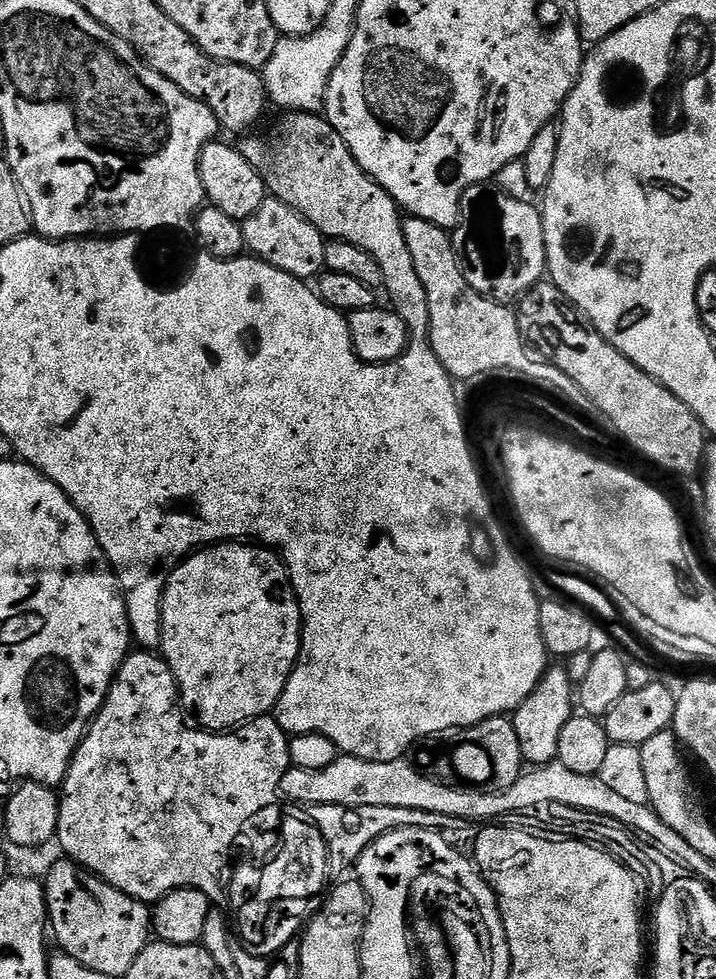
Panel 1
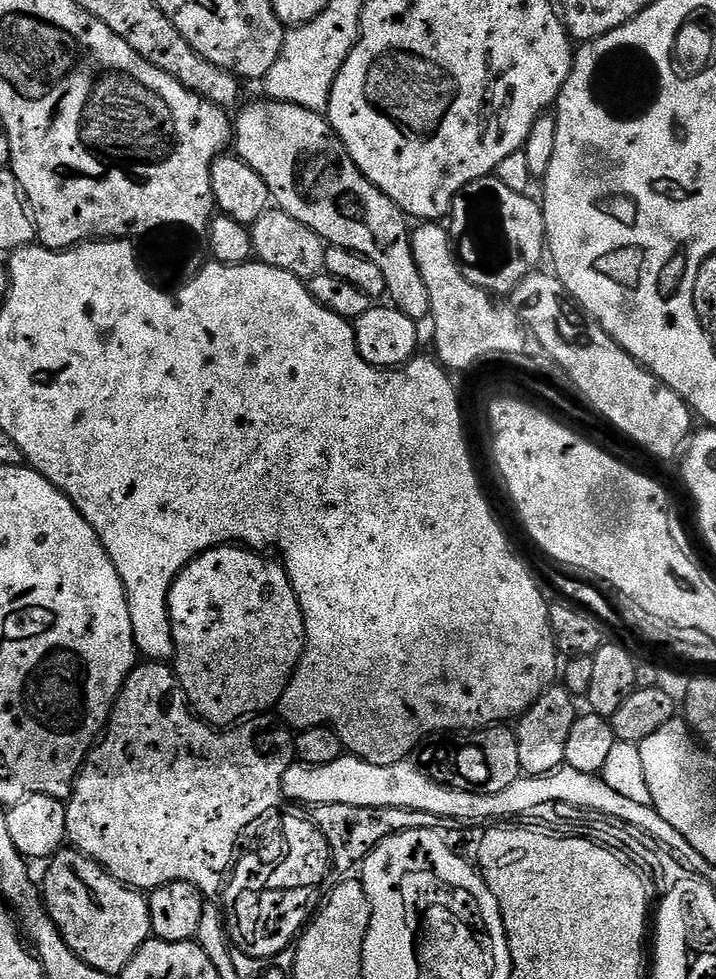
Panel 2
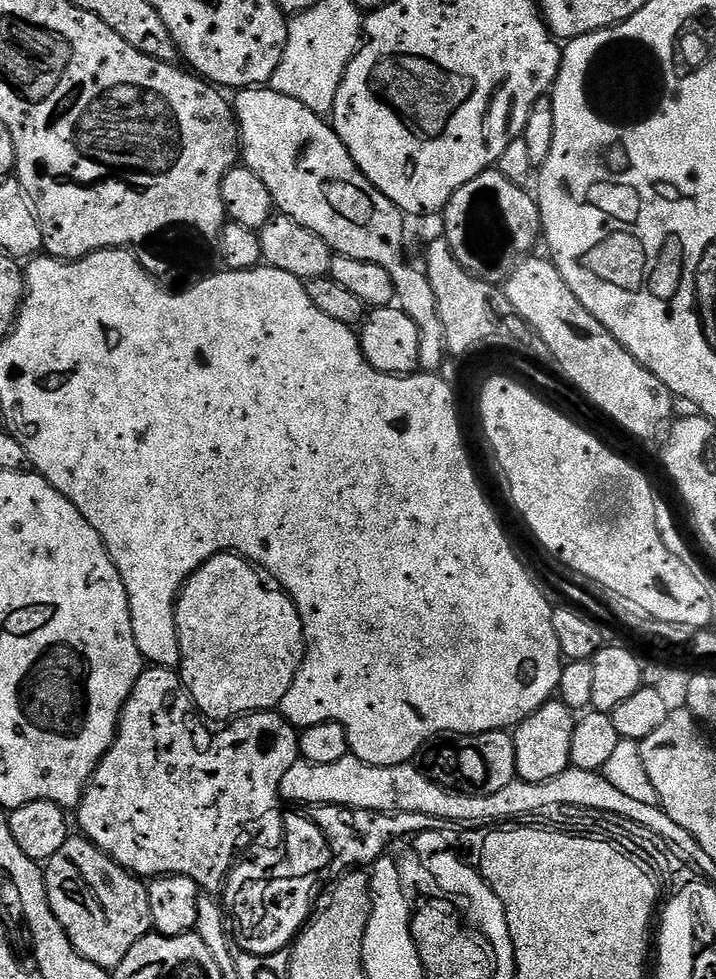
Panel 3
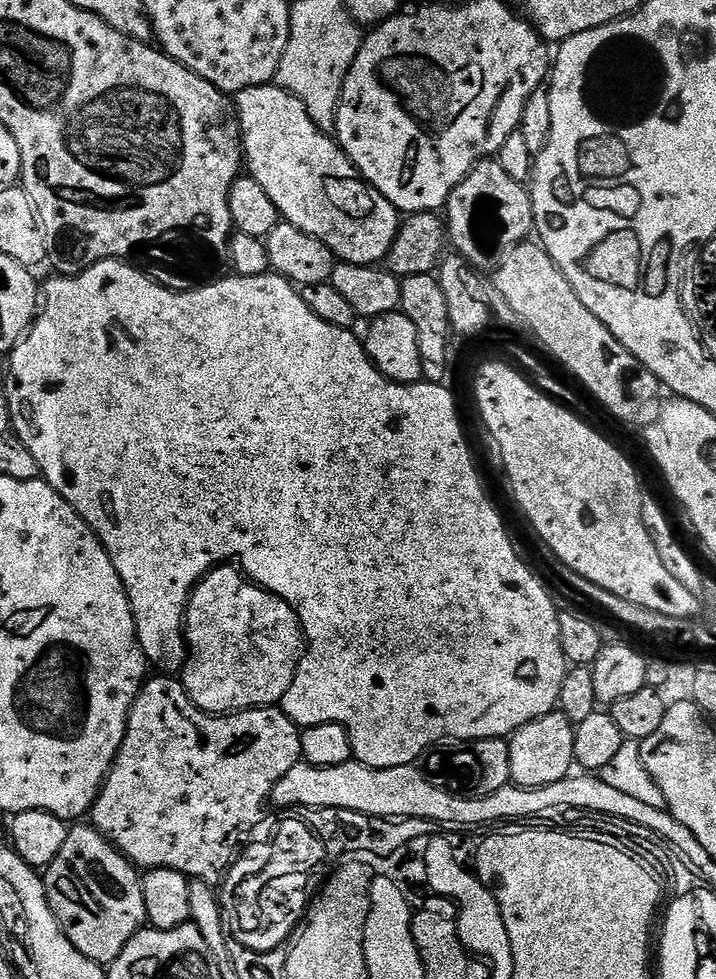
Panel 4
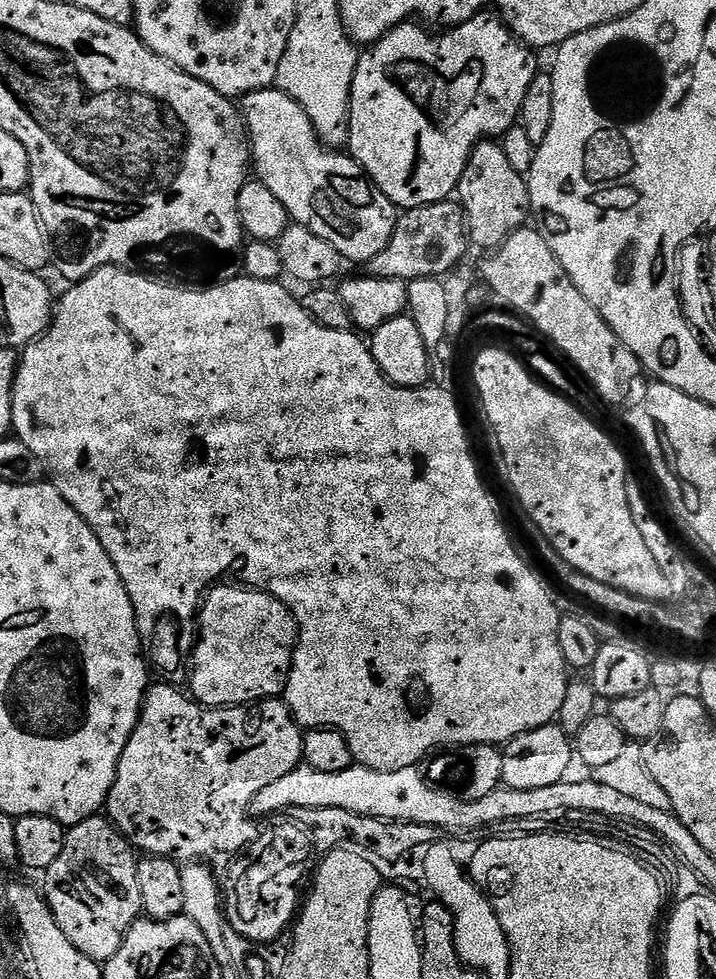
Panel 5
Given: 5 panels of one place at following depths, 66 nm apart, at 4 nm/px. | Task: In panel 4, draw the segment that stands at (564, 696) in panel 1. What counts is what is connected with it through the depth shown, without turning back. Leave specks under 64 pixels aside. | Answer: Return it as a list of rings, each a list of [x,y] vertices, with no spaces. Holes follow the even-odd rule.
[[[557,710],[522,726],[513,732],[508,740],[510,750],[511,783],[518,788],[545,788],[554,782],[569,779],[576,764],[574,754],[574,734],[572,721]]]

